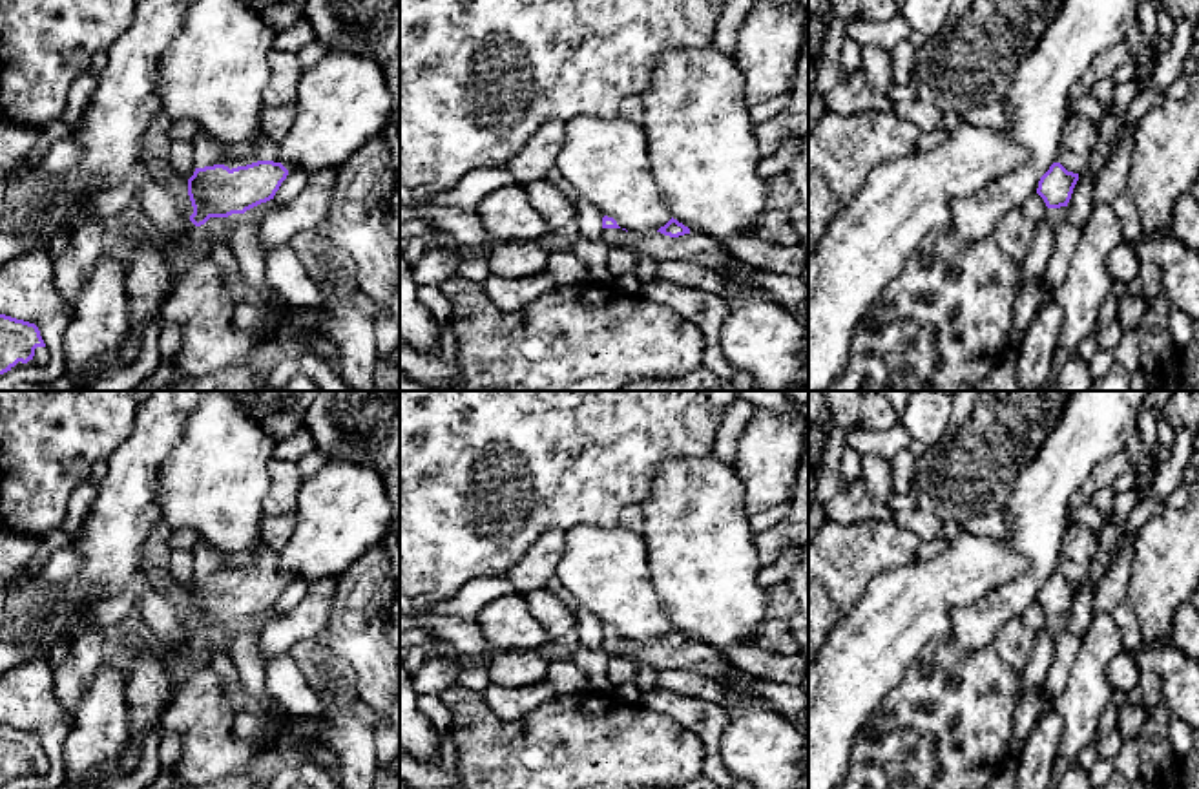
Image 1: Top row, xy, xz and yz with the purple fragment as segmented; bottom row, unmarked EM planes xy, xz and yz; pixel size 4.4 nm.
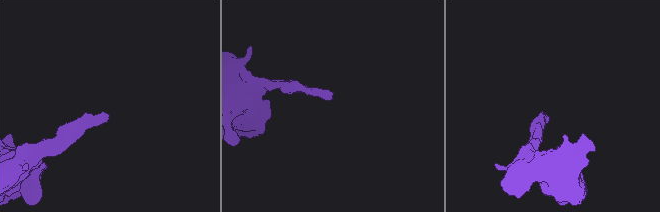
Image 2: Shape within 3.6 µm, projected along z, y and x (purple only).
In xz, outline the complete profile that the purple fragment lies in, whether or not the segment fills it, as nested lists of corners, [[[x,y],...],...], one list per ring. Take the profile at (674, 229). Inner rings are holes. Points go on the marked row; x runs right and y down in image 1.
[[[604,216],[602,237],[610,248],[630,248],[635,254],[650,254],[657,263],[672,259],[699,263],[717,270],[728,278],[735,289],[746,294],[766,294],[759,285],[734,272],[734,265],[739,261],[732,258],[725,243],[704,234],[693,234],[673,217],[657,232],[630,234],[626,228],[620,228],[613,217]]]

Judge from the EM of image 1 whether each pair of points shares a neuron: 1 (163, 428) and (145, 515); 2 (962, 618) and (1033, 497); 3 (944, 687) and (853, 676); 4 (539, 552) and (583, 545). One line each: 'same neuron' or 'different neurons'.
1: same neuron
2: same neuron
3: different neurons
4: different neurons

